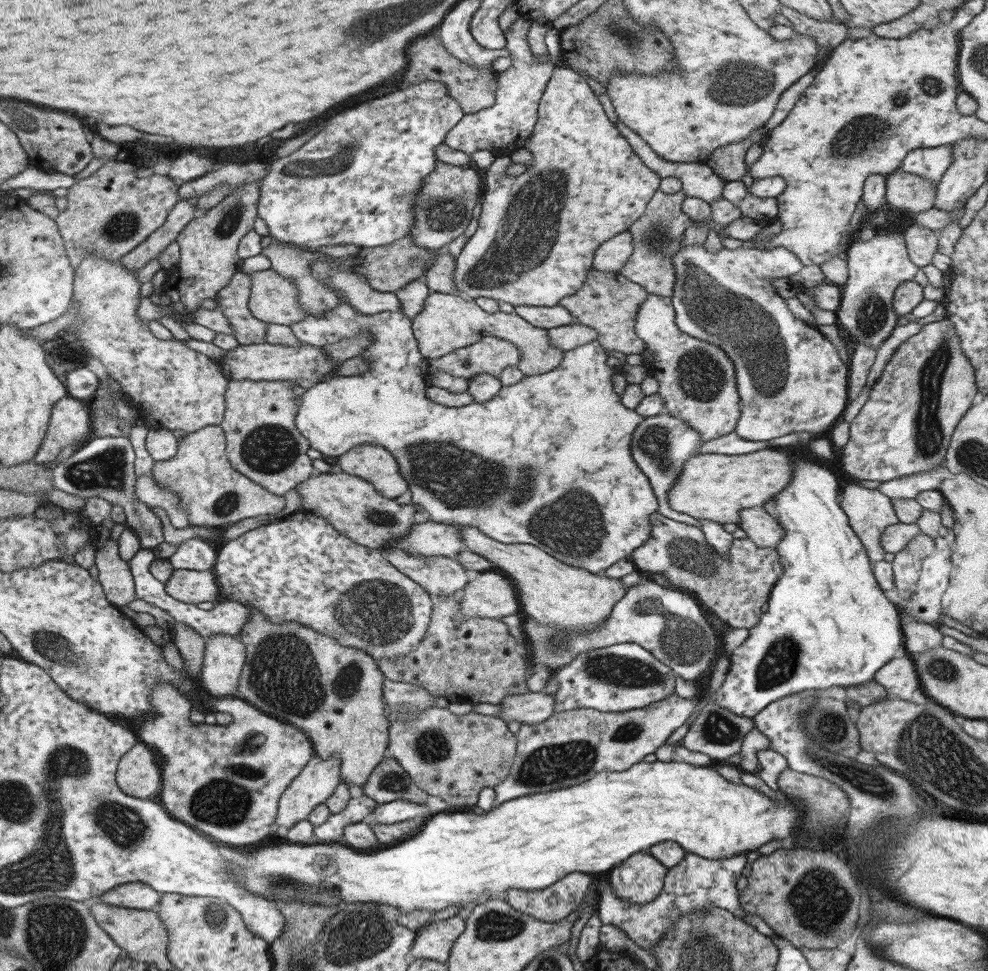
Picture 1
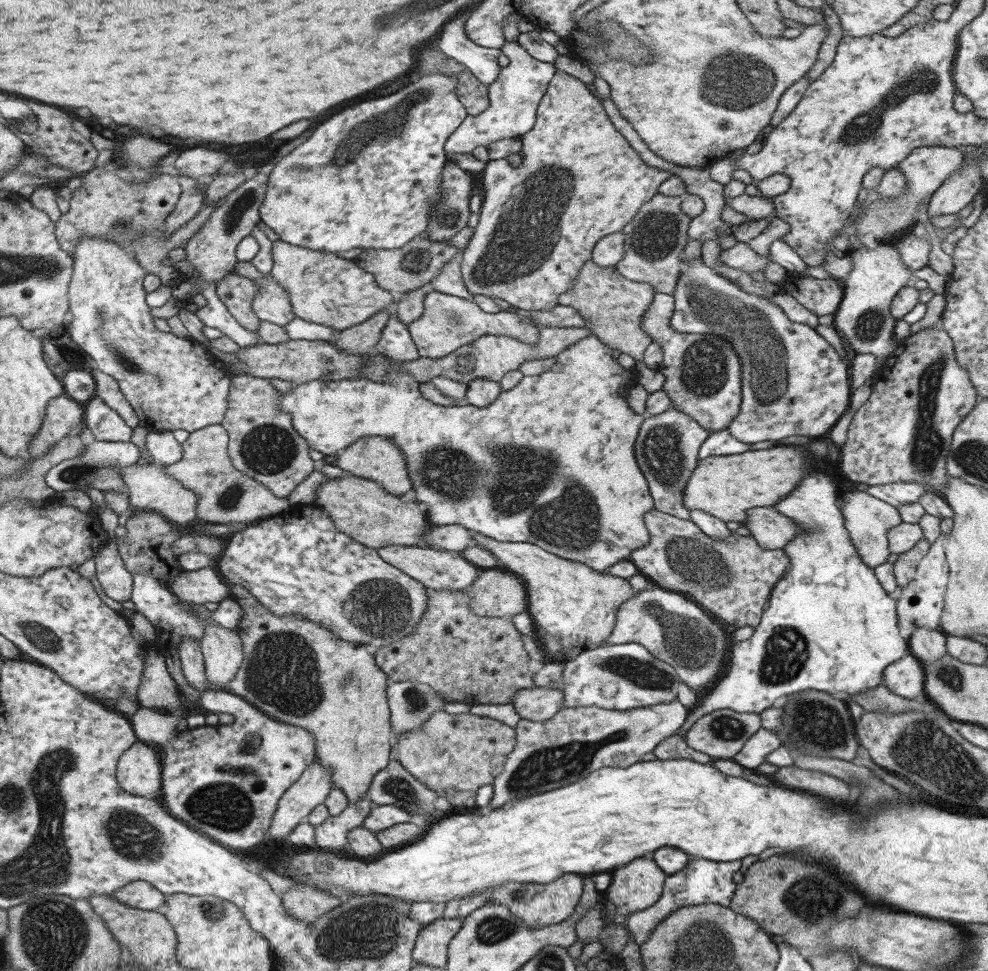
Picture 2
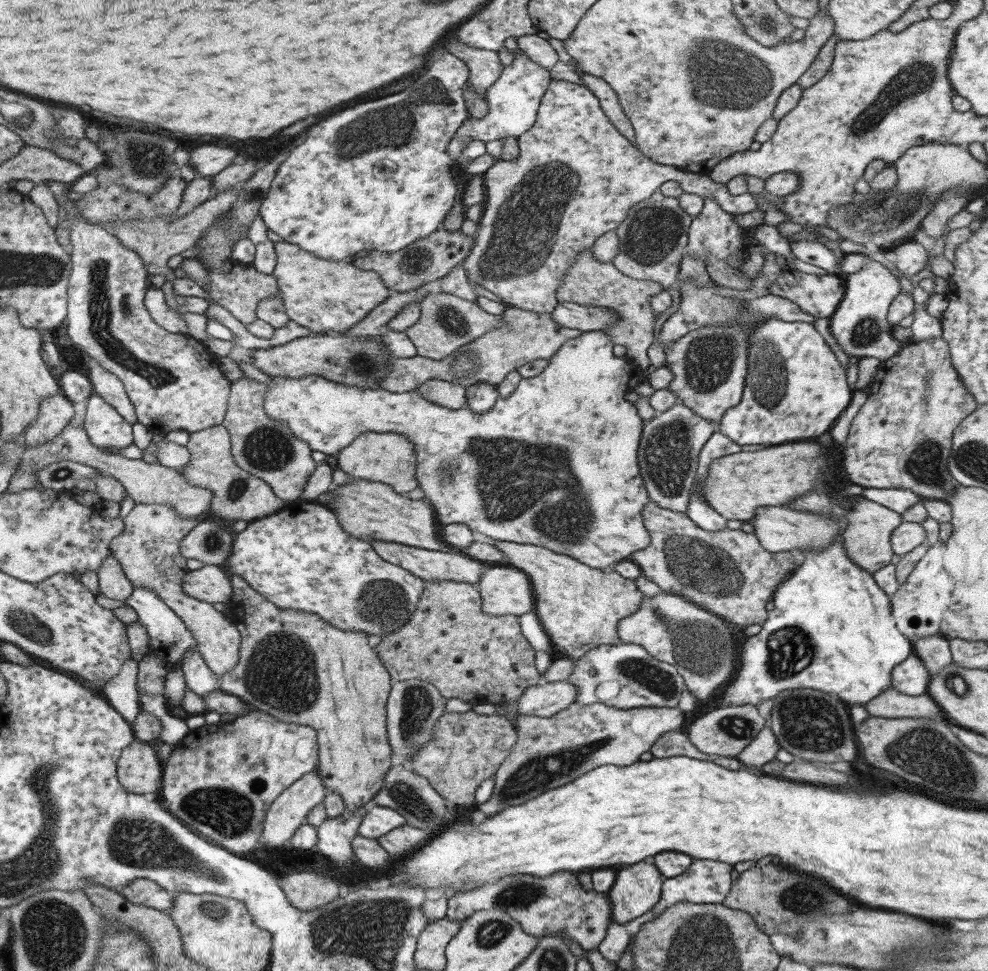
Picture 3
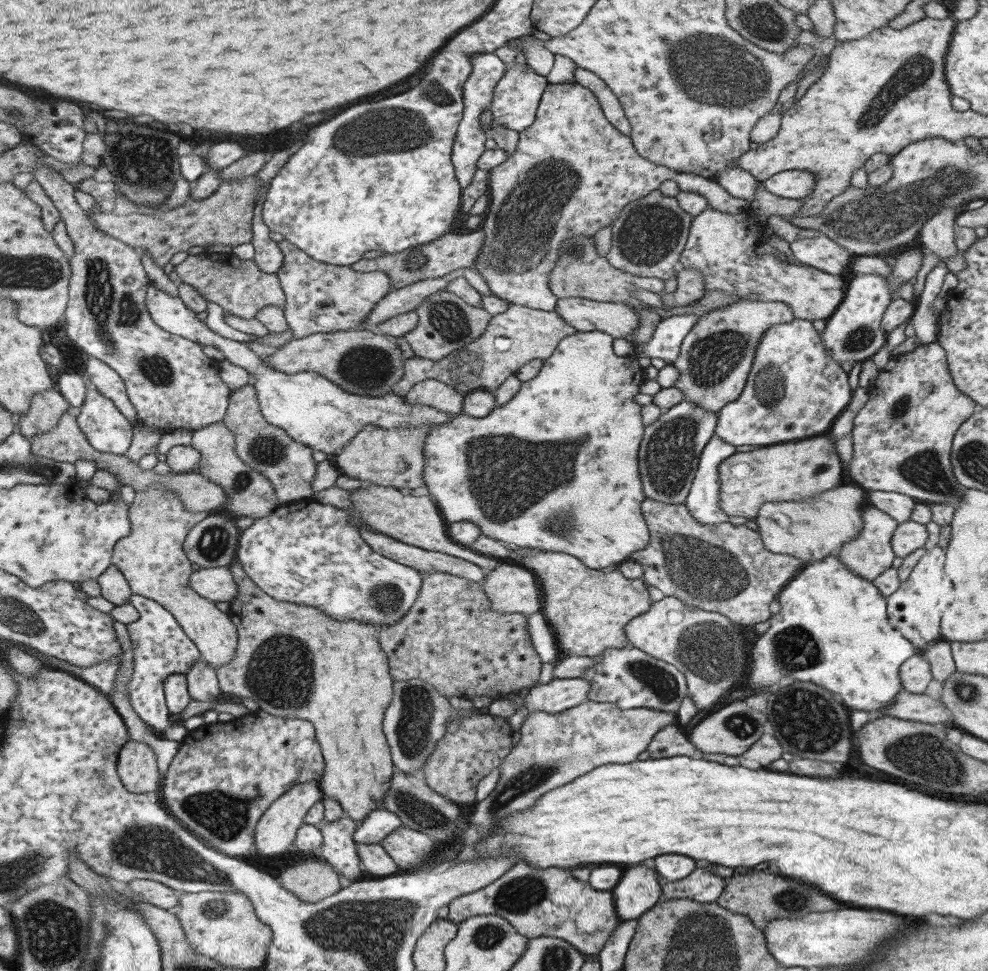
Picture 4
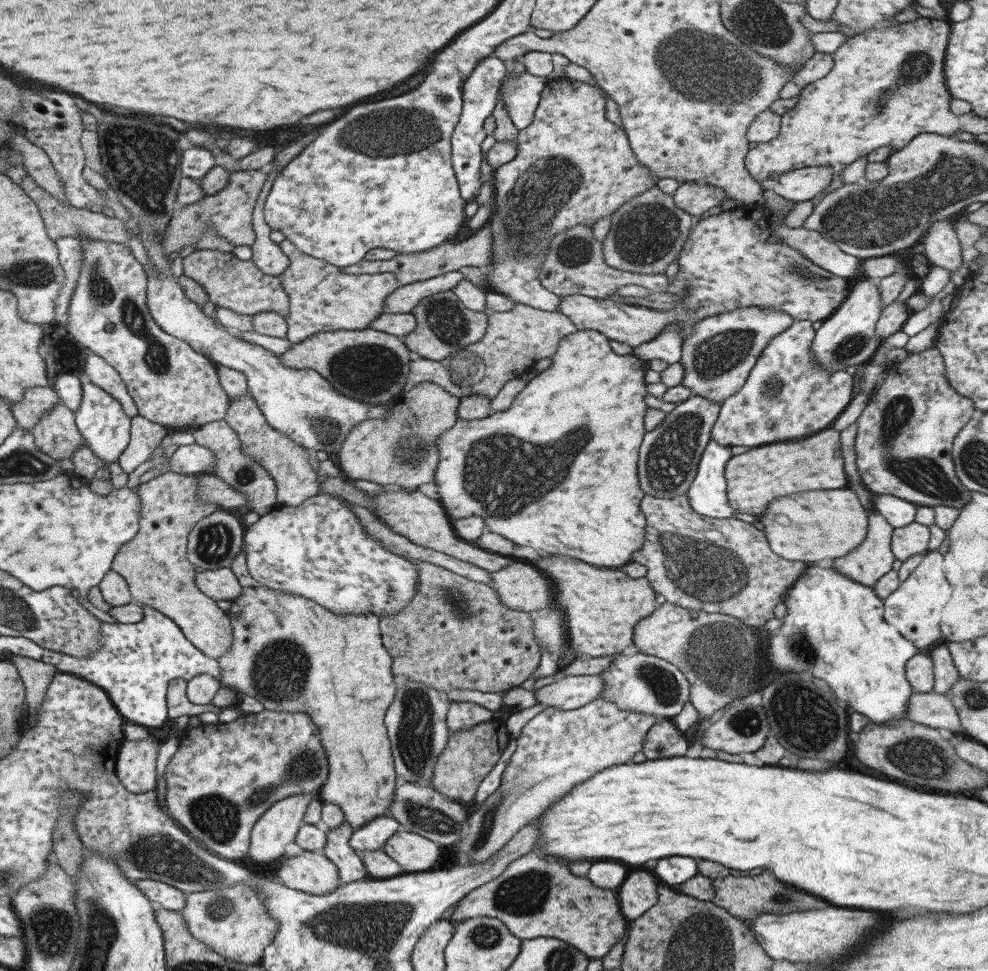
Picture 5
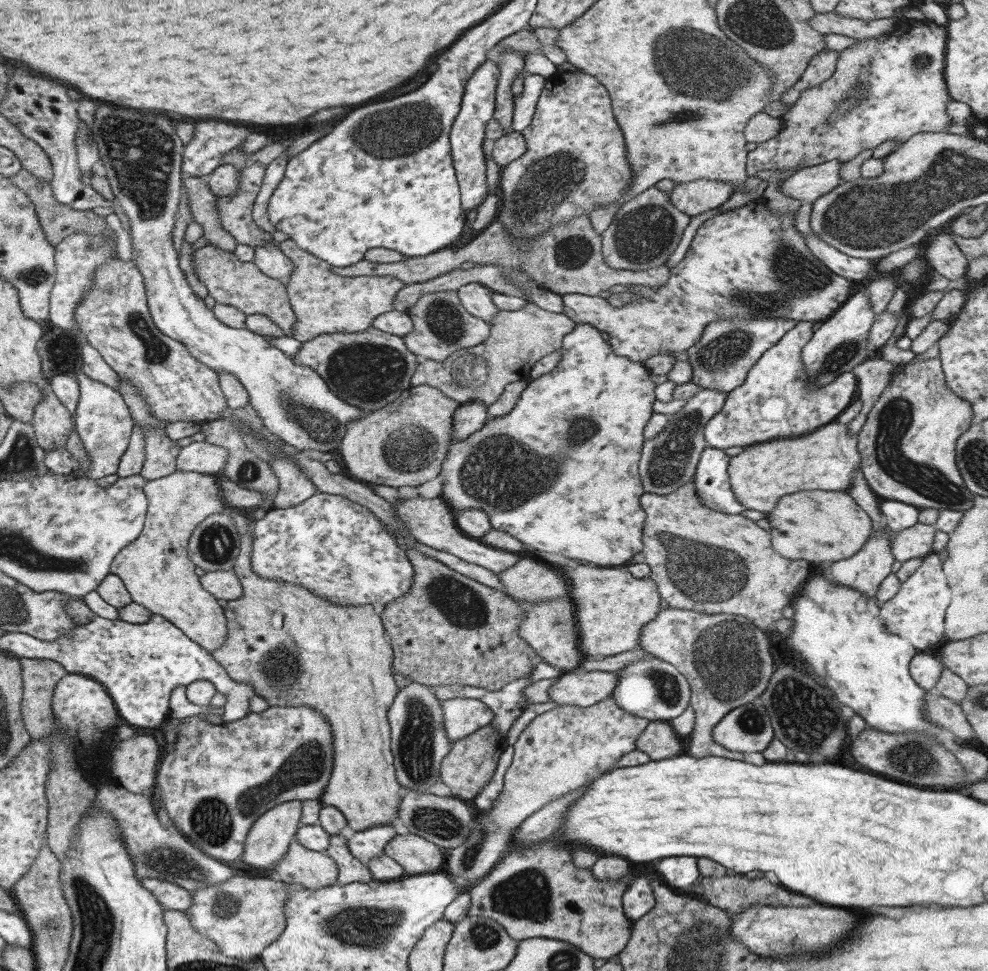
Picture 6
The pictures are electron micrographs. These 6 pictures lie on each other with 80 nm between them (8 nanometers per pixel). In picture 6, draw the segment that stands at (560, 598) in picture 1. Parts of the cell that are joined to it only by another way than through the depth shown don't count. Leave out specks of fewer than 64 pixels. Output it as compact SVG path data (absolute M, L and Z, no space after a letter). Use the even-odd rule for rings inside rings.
M574 562L575 566L557 566L568 584L567 597L574 604L574 619L578 630L578 648L585 656L596 654L606 657L630 651L639 644L640 628L645 626L658 611L658 596L655 583L647 576L640 579L633 578L625 567L589 567L581 562Z

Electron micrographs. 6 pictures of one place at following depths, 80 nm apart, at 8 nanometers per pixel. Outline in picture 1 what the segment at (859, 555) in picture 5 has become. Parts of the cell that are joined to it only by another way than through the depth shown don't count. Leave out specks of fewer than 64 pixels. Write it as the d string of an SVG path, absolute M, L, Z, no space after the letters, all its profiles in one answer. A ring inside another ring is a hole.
M850 483L840 489L838 503L848 518L849 526L857 535L857 540L861 542L861 546L865 549L869 562L876 563L880 561L885 553L881 549L880 534L885 527L898 522L890 503L890 498L881 494L877 489L865 488L864 486L857 485L857 483Z

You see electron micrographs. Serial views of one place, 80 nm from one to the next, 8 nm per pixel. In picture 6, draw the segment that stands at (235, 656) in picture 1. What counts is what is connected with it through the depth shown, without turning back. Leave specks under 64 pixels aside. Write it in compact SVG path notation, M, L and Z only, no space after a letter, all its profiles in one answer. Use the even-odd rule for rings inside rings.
M175 471L158 479L149 479L142 486L142 491L147 499L147 508L141 532L137 539L128 547L121 550L113 557L110 564L110 573L118 576L130 599L149 612L162 616L173 626L176 626L189 640L196 642L211 654L227 636L225 615L217 599L205 592L198 581L197 568L189 560L186 553L189 538L193 529L205 517L223 512L225 504L220 497L216 474L207 475L199 472Z

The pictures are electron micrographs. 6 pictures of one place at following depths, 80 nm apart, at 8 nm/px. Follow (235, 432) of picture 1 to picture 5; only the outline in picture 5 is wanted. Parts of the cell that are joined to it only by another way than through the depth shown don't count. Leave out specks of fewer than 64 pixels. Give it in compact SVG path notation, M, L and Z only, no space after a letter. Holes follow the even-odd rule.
M249 392L239 396L235 402L229 402L223 419L236 432L240 451L254 460L274 480L277 506L295 506L301 504L302 500L317 495L317 474L307 461L307 449L295 444L288 436L274 431L266 423Z

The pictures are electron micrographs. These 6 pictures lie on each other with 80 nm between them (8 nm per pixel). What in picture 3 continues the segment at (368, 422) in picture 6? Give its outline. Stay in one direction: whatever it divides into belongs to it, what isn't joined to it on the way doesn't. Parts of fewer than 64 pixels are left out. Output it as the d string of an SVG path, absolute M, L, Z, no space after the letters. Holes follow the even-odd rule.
M431 379L426 380L415 389L417 394L441 408L449 408L449 410L459 410L465 406L465 388L462 386L451 384L449 381ZM362 432L337 453L338 469L349 477L386 484L397 494L405 494L418 484L415 480L416 458L413 445L402 434Z

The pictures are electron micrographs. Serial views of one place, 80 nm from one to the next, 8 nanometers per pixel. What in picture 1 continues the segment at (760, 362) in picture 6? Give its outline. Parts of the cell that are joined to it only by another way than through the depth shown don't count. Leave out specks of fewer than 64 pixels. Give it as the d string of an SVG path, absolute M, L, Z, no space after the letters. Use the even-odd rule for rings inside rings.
M701 243L681 246L673 258L675 284L670 297L675 326L680 332L703 342L718 346L732 362L735 388L739 395L740 415L735 423L735 434L743 440L771 440L791 432L823 432L833 426L847 404L847 366L839 358L835 346L813 326L809 326L785 308L783 298L776 295L769 279L787 278L801 270L803 265L786 248L762 251L757 248L721 247L717 252L705 251Z

